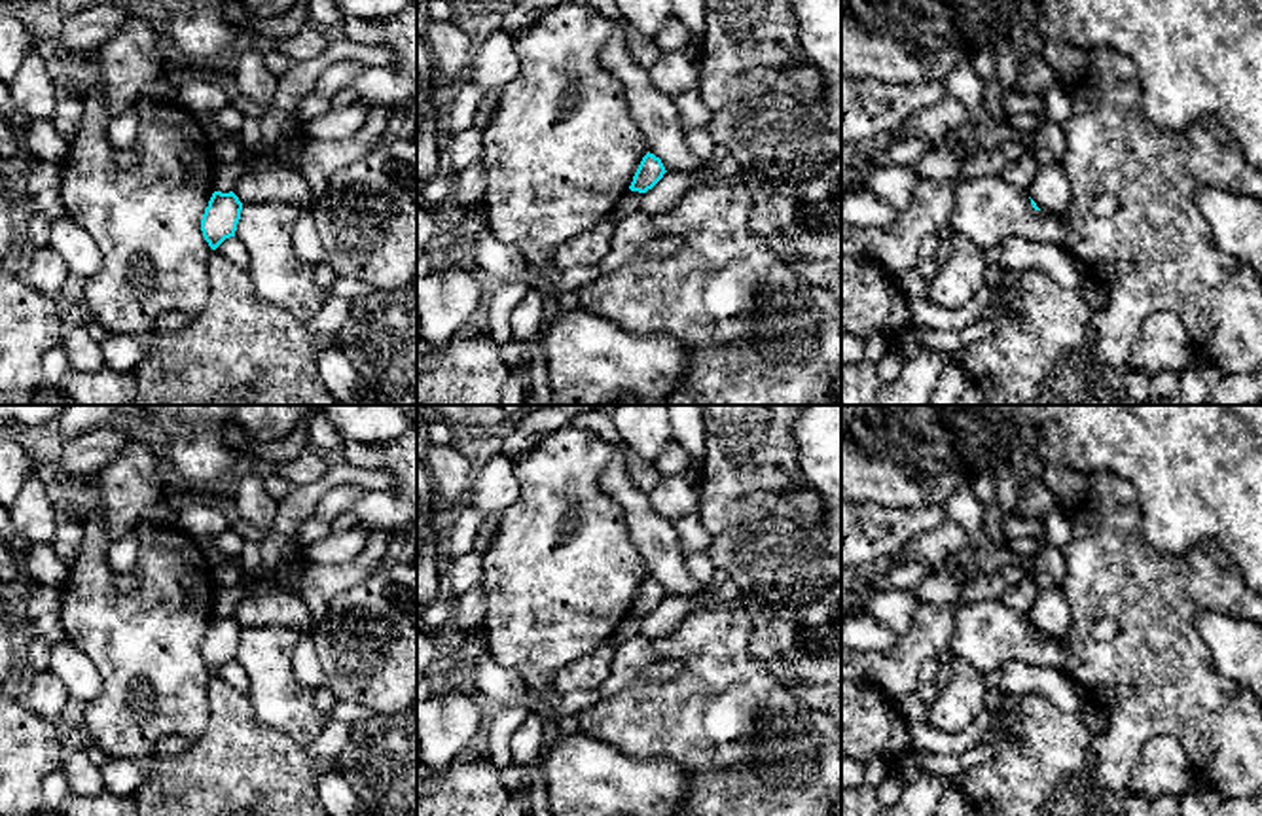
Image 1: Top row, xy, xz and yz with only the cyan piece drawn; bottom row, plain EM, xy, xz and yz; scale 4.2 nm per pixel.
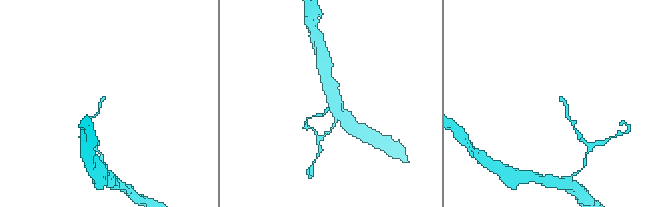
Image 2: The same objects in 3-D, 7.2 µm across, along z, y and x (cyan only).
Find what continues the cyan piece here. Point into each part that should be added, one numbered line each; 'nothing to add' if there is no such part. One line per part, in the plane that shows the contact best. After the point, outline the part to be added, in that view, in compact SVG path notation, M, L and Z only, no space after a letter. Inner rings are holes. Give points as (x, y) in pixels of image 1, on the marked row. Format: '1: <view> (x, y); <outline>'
nothing to add

